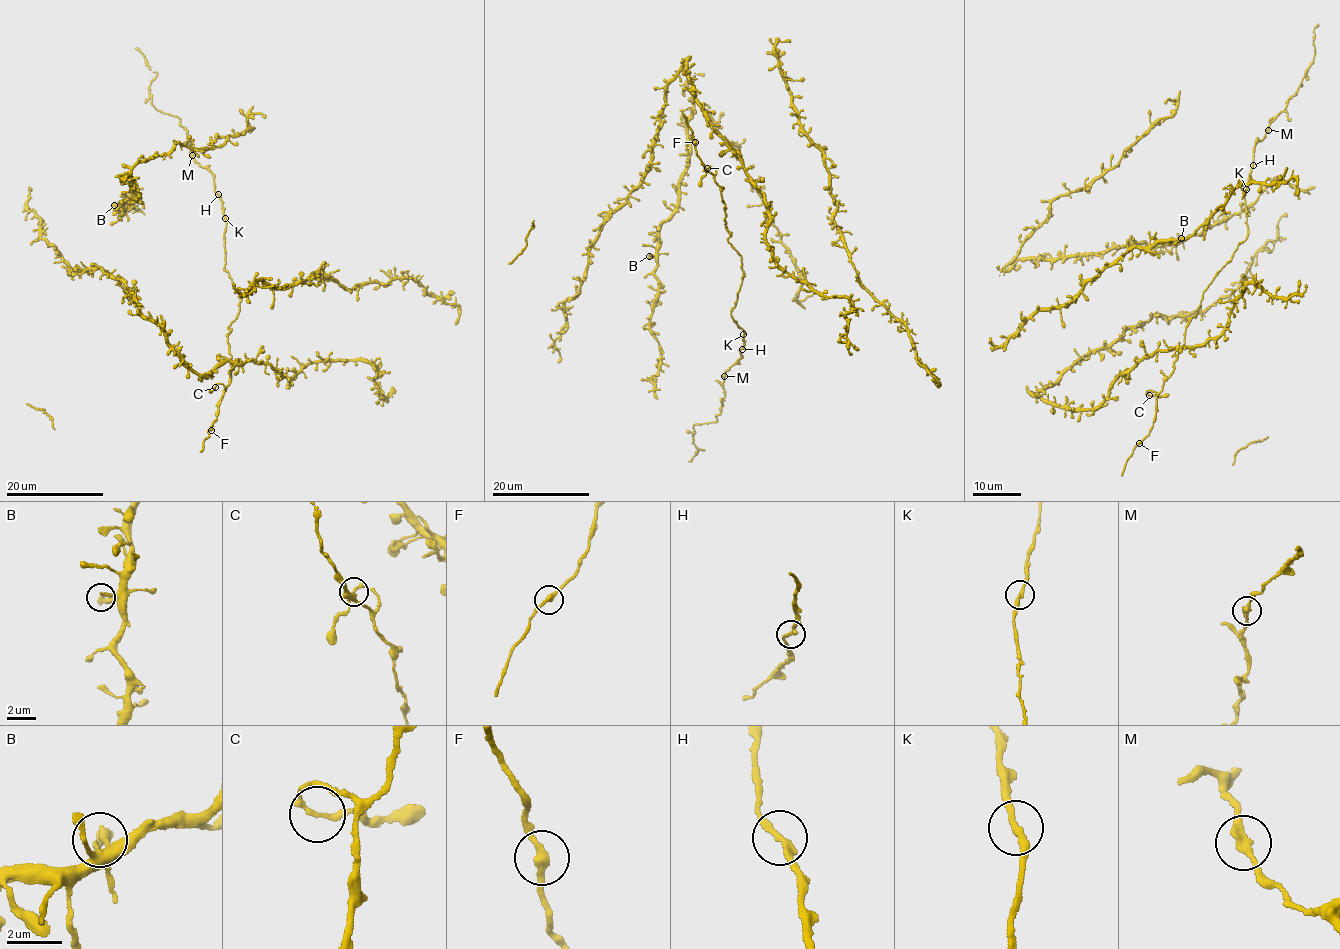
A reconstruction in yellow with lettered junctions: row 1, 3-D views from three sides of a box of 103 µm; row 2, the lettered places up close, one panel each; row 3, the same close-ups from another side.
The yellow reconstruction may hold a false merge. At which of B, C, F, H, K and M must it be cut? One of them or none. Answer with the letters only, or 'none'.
none

